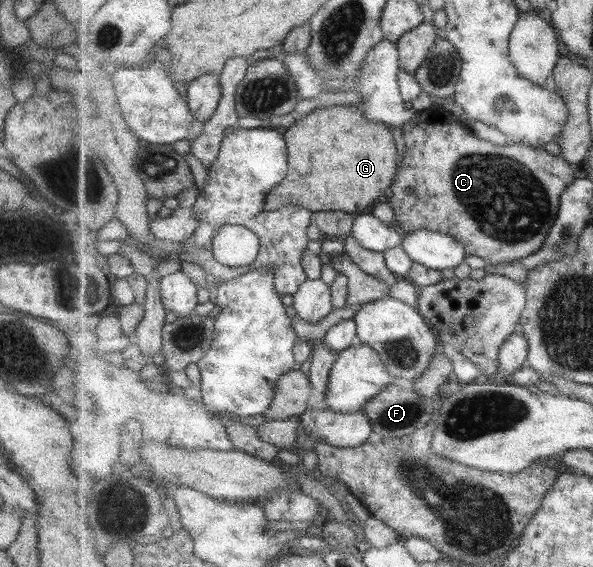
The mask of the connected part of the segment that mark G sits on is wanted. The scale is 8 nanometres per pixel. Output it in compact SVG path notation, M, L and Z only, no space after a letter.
M332 106L313 110L311 115L288 124L285 131L288 143L288 174L270 192L265 209L277 211L287 205L301 205L312 213L346 211L367 214L371 205L391 187L397 173L397 145L386 123L367 119L363 109L355 106Z

